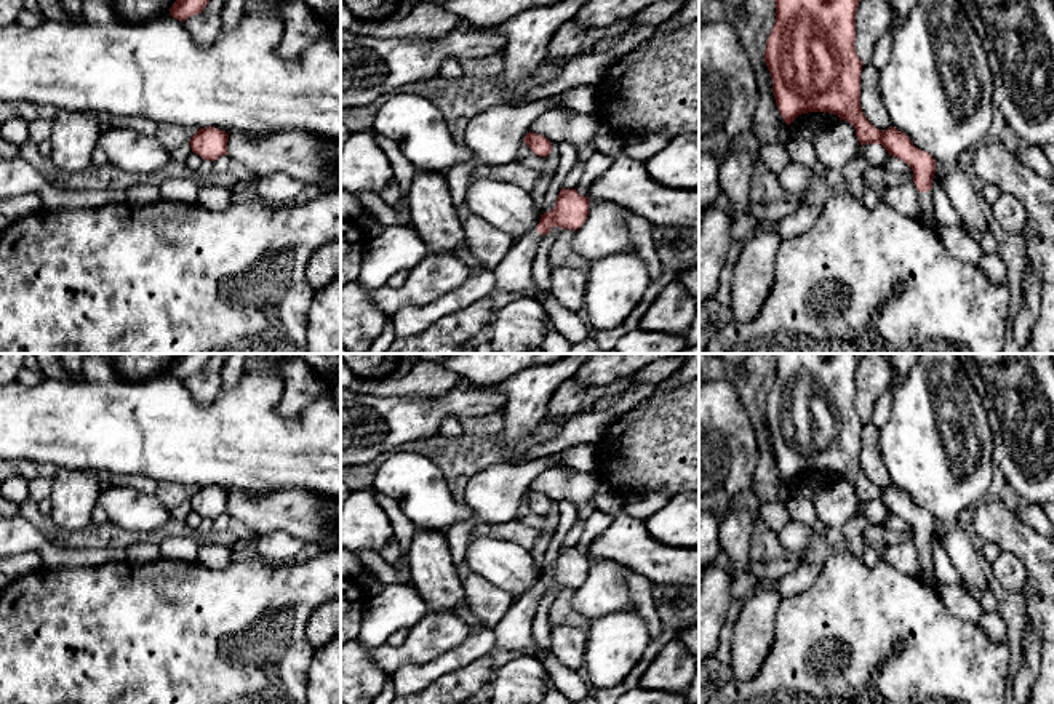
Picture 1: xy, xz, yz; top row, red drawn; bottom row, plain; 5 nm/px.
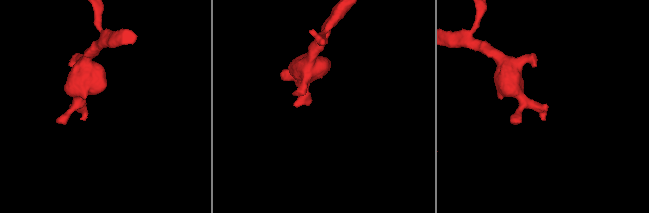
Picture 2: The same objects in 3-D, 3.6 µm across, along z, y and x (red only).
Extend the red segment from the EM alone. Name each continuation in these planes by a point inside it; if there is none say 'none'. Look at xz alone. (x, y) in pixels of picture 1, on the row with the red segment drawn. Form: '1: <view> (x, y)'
1: xz (515, 271)

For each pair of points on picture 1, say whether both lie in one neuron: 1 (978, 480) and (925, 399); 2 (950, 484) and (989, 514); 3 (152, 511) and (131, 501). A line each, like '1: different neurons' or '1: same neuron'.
1: same neuron
2: different neurons
3: same neuron

